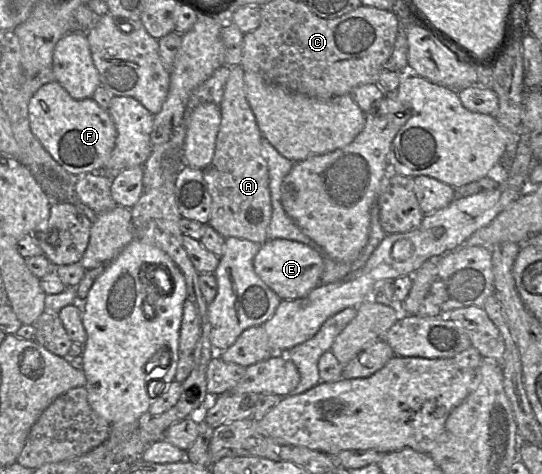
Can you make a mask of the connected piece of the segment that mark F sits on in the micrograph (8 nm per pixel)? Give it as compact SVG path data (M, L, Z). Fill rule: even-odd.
M56 81L41 86L28 103L30 129L44 149L75 177L103 172L115 146L117 131L108 111L92 98L73 99Z

